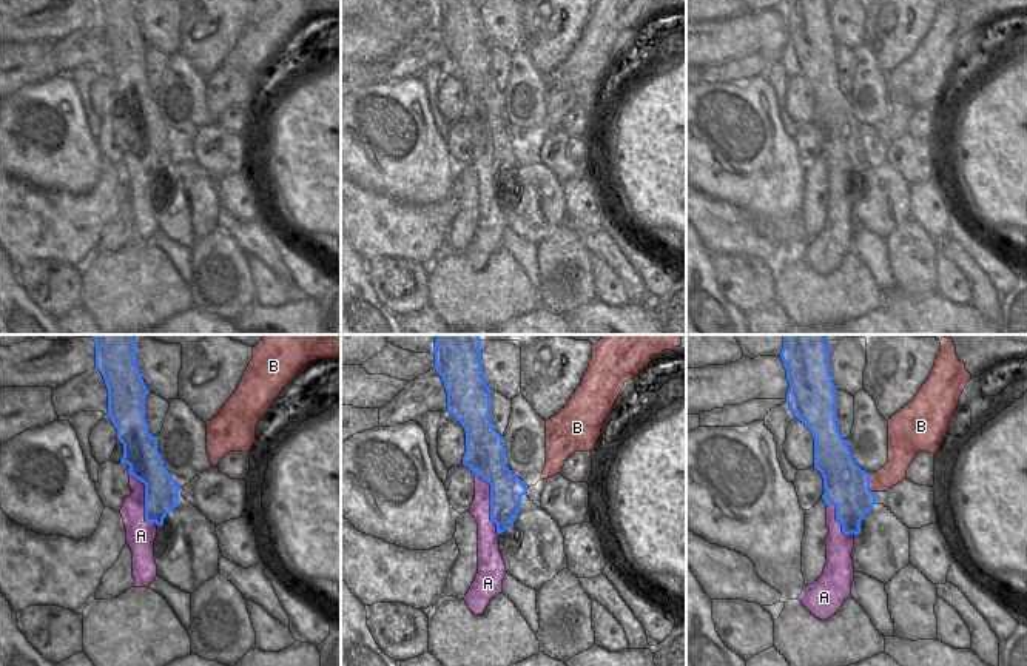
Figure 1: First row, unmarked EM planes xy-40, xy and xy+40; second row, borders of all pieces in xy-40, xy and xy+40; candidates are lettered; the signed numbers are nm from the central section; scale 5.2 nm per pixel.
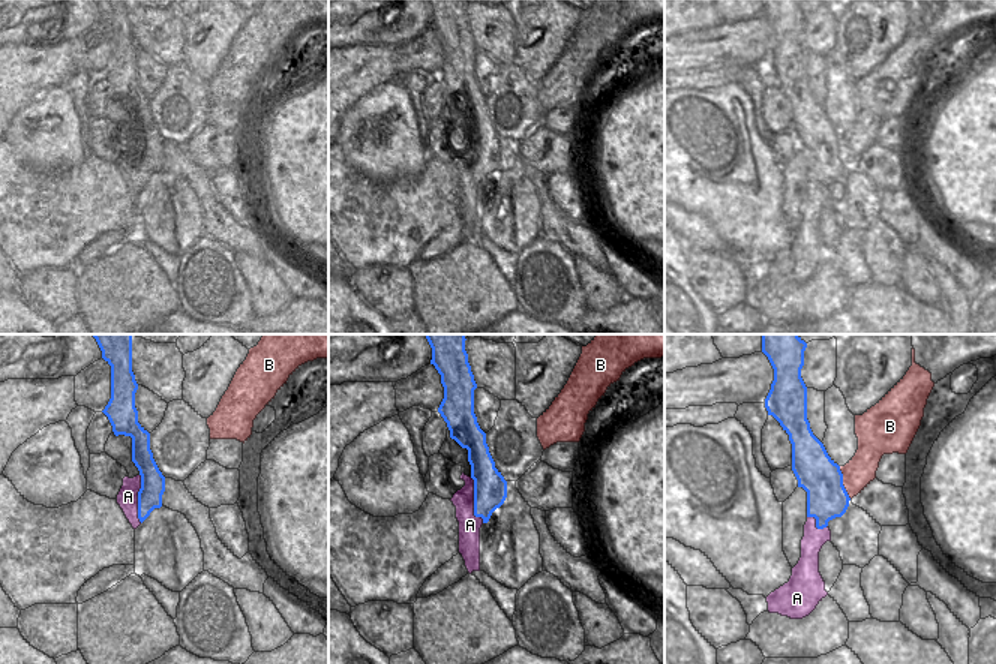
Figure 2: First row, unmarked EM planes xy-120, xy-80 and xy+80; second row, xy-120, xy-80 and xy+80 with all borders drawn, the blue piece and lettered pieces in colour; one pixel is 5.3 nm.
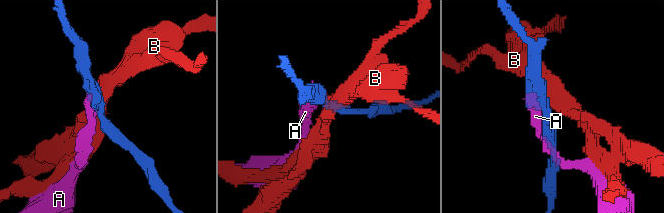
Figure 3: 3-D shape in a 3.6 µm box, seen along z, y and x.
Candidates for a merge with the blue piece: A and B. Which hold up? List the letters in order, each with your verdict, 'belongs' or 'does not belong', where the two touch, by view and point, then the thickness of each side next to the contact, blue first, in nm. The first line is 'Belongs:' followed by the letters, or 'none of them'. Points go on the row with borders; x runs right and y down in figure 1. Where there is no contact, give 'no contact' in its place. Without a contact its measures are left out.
Belongs: none of them
A: does not belong; contact xy (491, 503); calibres 200 and 110 nm
B: does not belong; contact xy+40 (868, 484); calibres 240 and 140 nm

